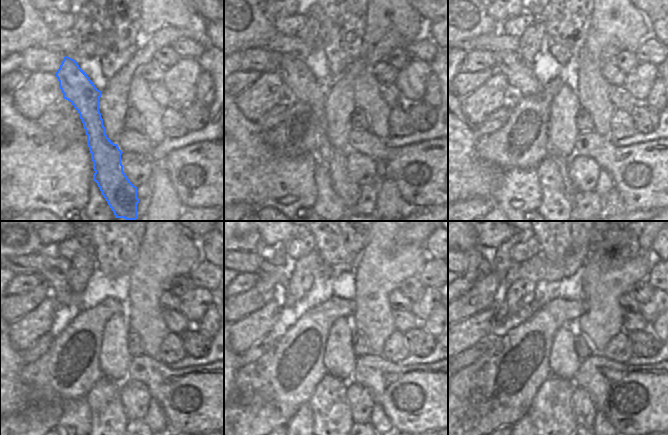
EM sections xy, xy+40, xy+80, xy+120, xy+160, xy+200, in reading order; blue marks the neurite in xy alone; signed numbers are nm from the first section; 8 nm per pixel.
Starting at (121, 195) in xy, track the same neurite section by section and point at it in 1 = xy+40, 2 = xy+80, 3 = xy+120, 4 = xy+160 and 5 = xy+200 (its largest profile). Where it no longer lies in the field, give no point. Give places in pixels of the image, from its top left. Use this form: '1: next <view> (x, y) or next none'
1: next xy+40 (298, 80)
2: next xy+80 (518, 73)
3: next xy+120 (57, 281)
4: next xy+160 (281, 273)
5: next xy+200 (477, 263)

